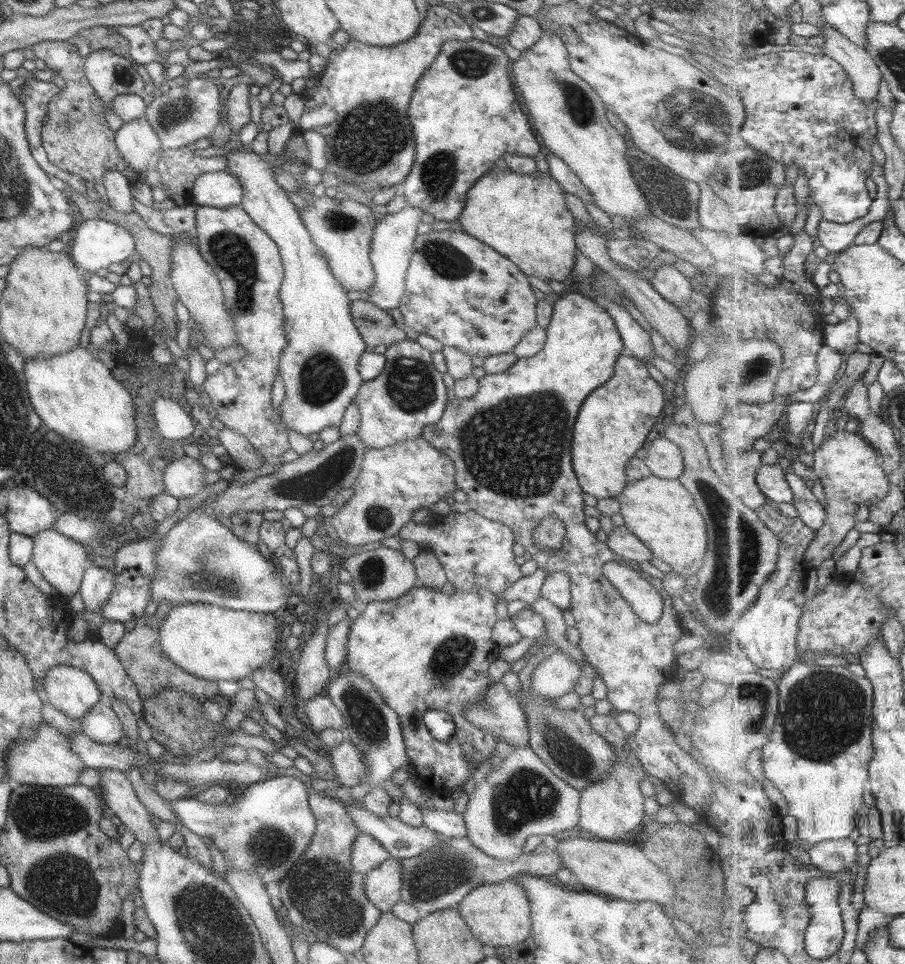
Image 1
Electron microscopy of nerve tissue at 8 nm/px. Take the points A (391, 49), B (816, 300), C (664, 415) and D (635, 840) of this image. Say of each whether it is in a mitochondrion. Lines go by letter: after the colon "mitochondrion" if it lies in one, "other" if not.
A: other
B: other
C: other
D: other

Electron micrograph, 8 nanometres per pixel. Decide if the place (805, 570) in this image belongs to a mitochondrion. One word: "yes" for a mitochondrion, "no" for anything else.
no

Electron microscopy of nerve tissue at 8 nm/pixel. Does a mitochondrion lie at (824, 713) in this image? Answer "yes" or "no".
yes

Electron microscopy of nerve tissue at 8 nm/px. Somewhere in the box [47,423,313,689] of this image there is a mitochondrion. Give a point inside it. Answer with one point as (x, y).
(199, 576)

